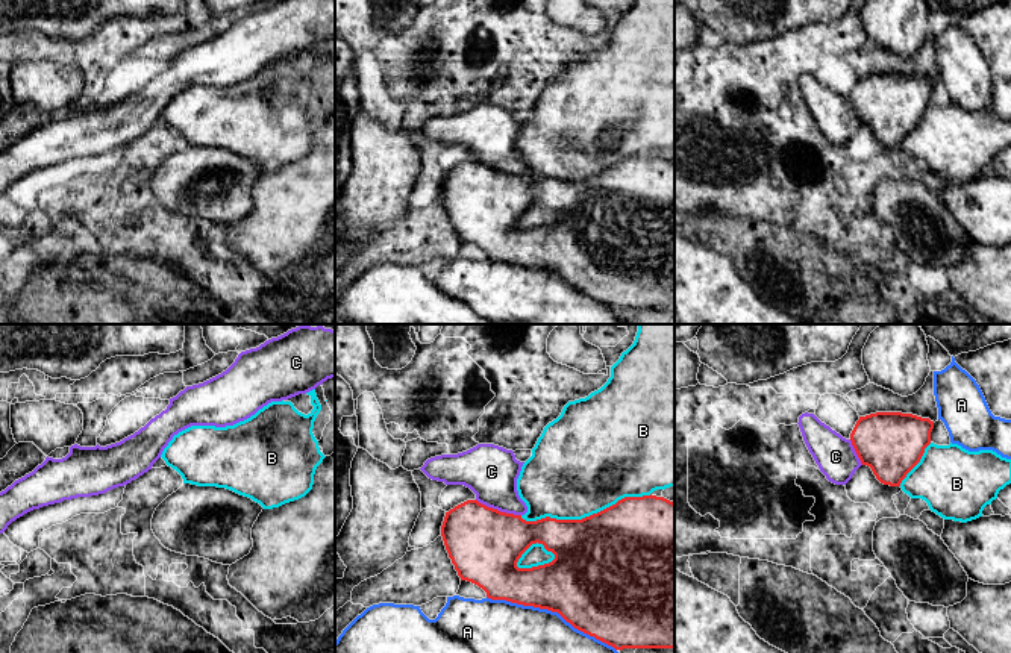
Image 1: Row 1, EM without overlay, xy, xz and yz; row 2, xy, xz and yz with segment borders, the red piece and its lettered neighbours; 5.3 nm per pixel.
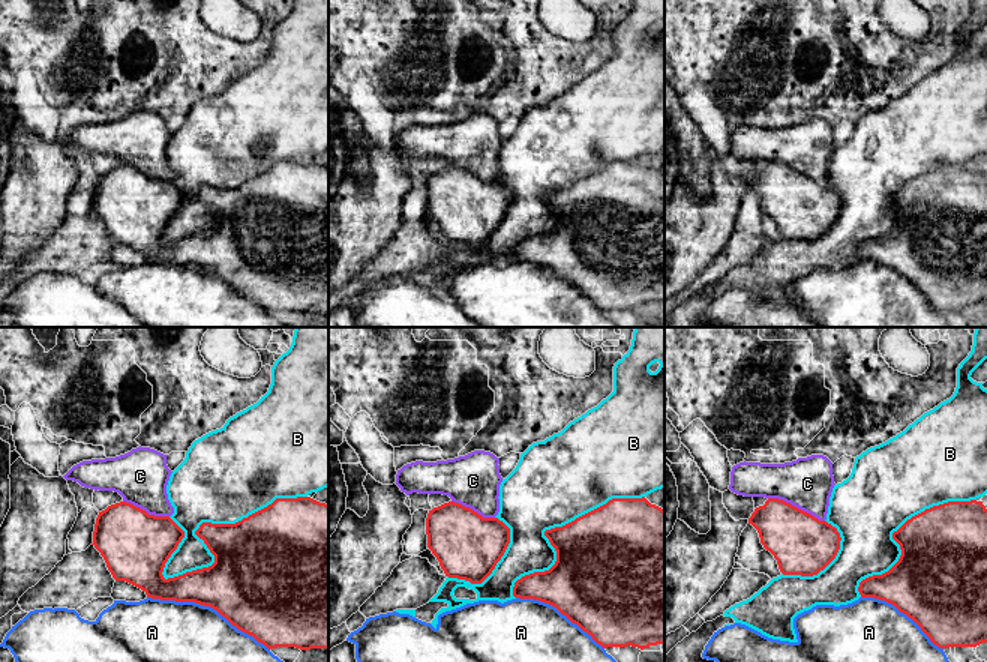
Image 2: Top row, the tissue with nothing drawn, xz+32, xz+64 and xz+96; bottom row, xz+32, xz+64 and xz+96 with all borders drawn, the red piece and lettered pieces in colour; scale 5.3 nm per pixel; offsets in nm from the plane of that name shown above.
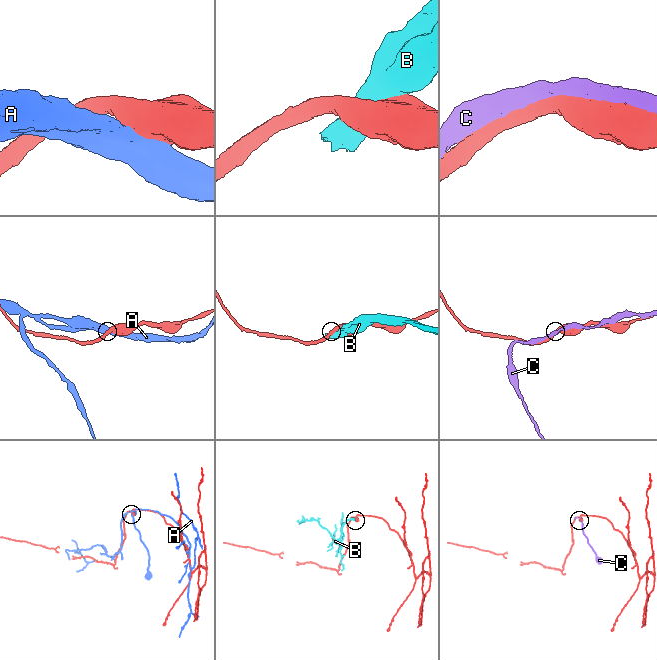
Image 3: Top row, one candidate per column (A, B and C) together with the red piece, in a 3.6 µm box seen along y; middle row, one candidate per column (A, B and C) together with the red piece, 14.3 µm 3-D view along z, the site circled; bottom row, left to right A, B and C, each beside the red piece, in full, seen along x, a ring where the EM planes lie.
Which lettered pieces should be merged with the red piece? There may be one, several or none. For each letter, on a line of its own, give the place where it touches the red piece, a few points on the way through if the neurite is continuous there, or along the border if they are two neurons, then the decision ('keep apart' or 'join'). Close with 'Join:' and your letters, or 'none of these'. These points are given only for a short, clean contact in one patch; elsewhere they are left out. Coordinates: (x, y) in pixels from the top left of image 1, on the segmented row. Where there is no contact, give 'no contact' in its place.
A: xz (552, 611) | keep apart
B: xz (585, 517) | keep apart
C: xz (499, 511) | join
Join: C

